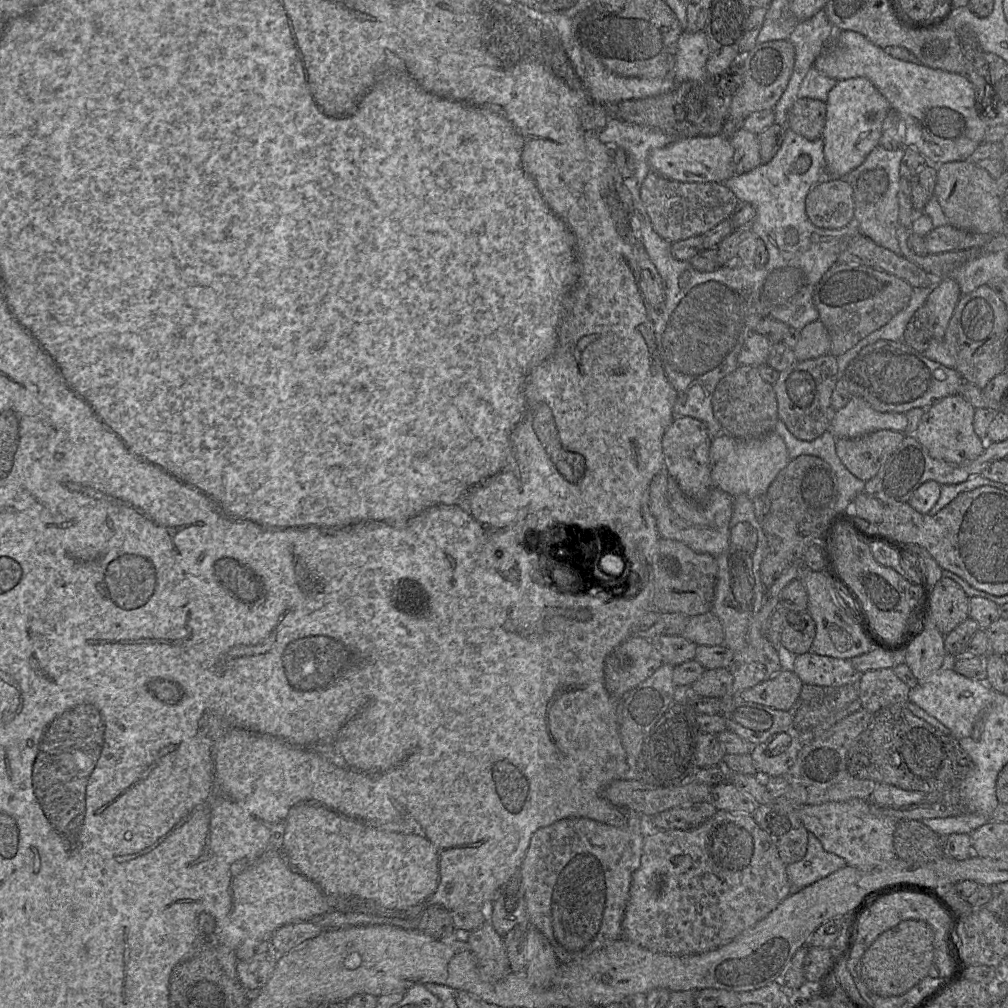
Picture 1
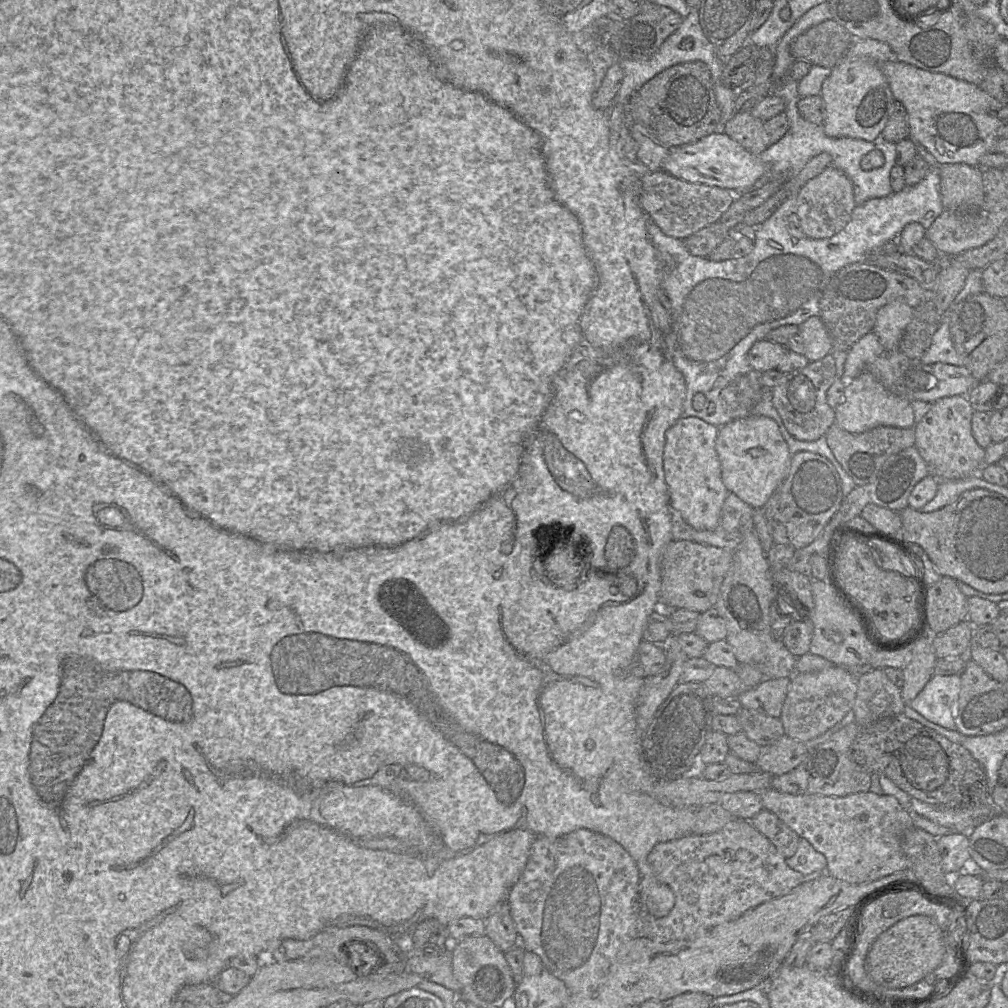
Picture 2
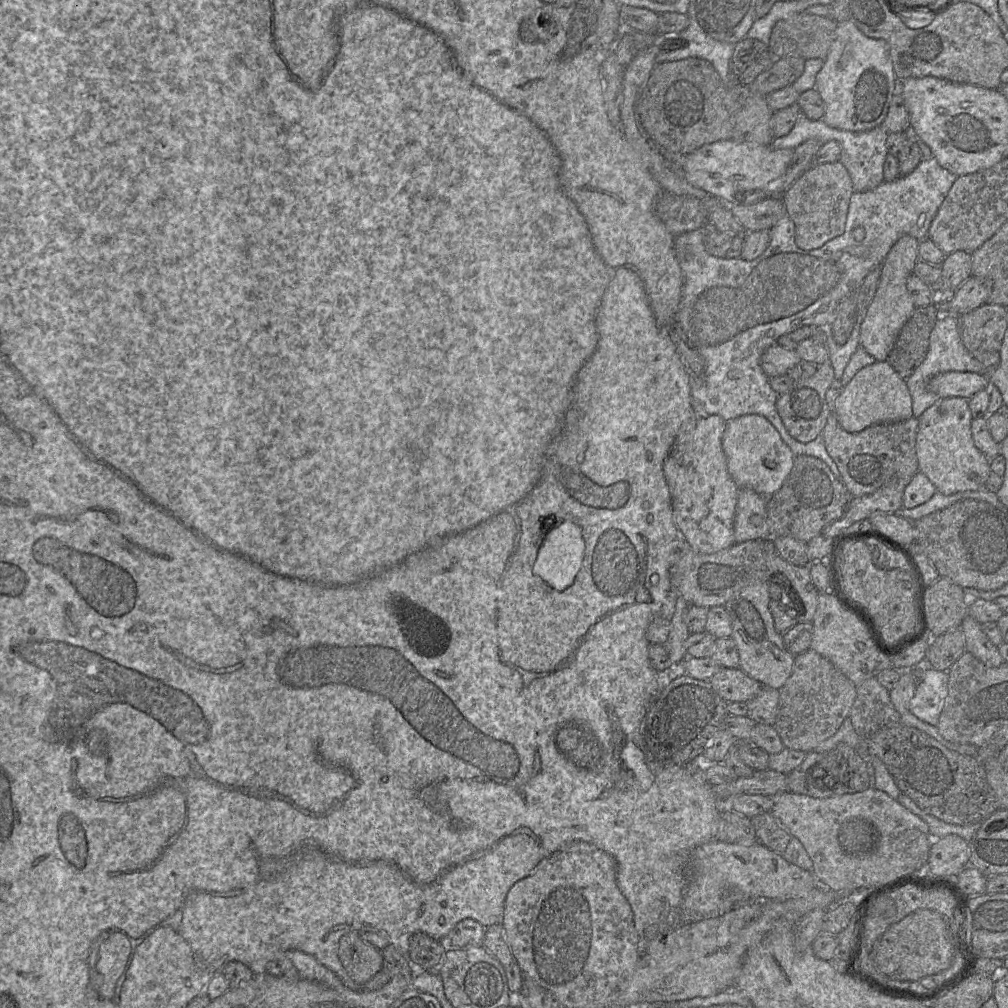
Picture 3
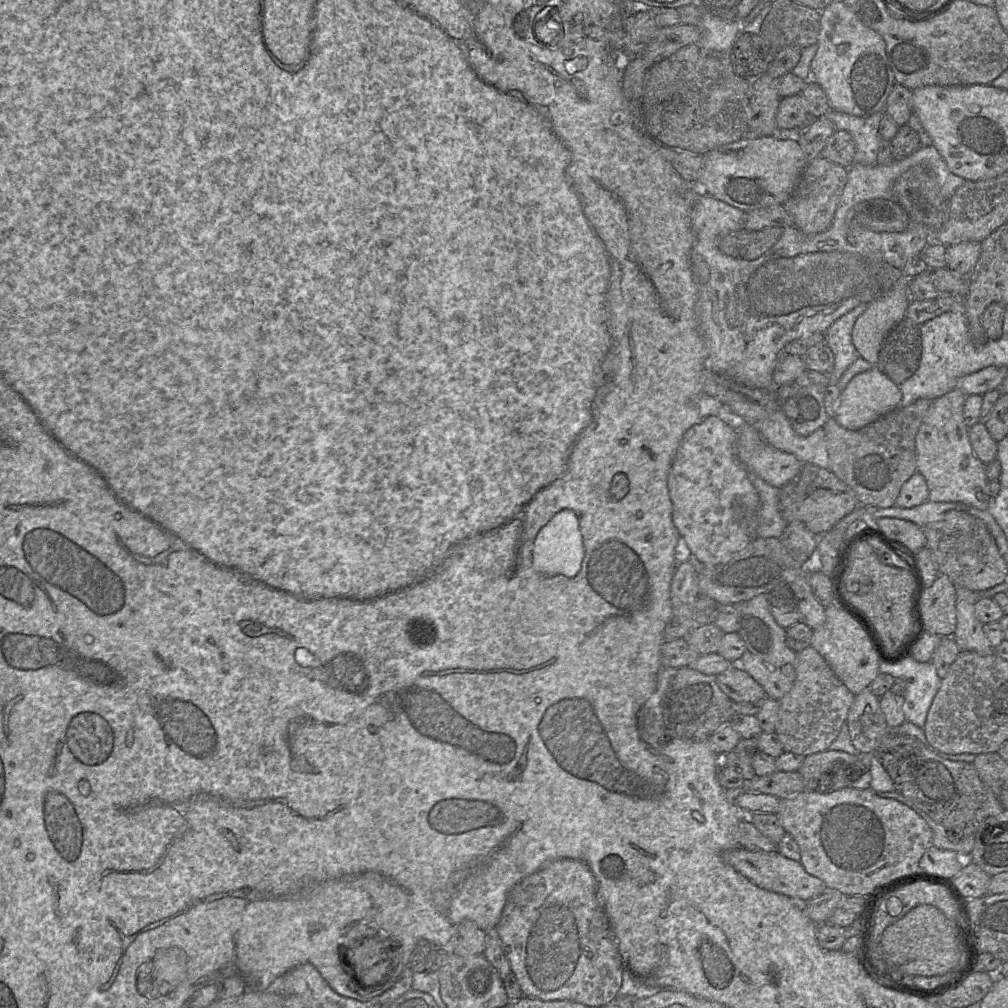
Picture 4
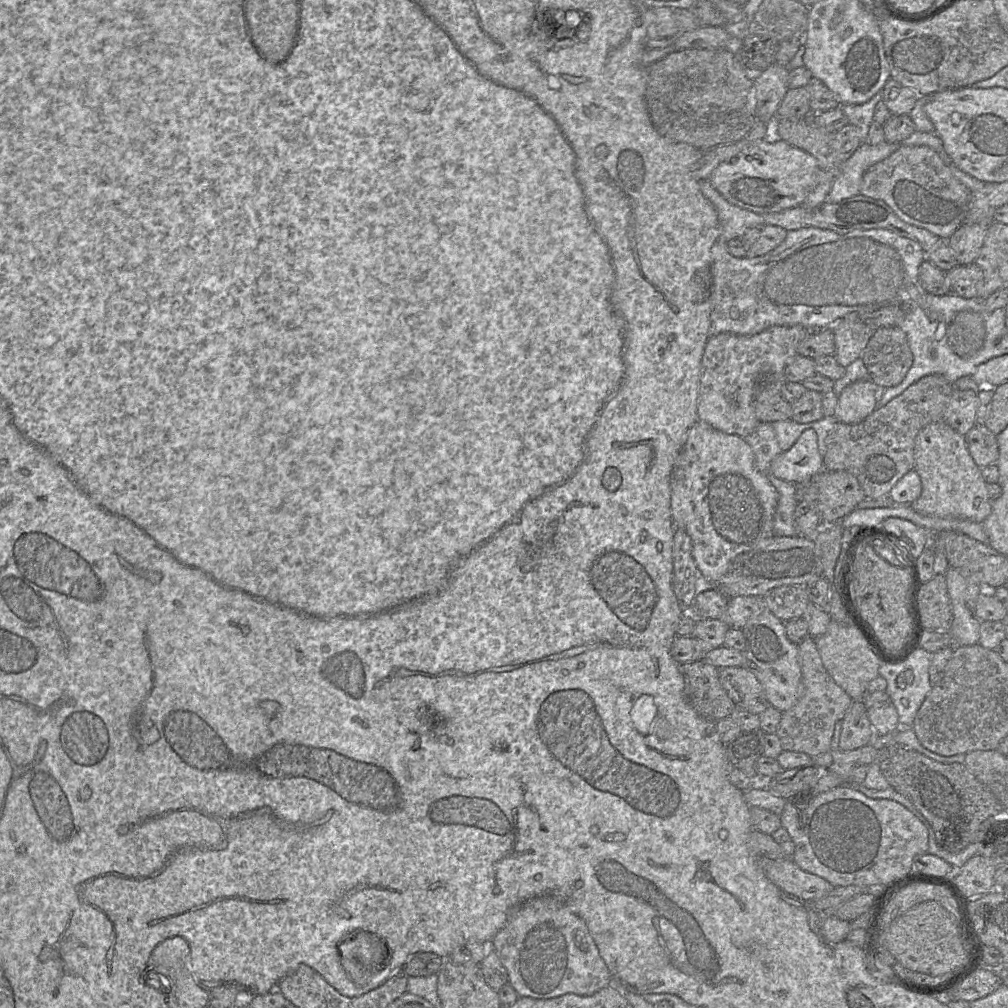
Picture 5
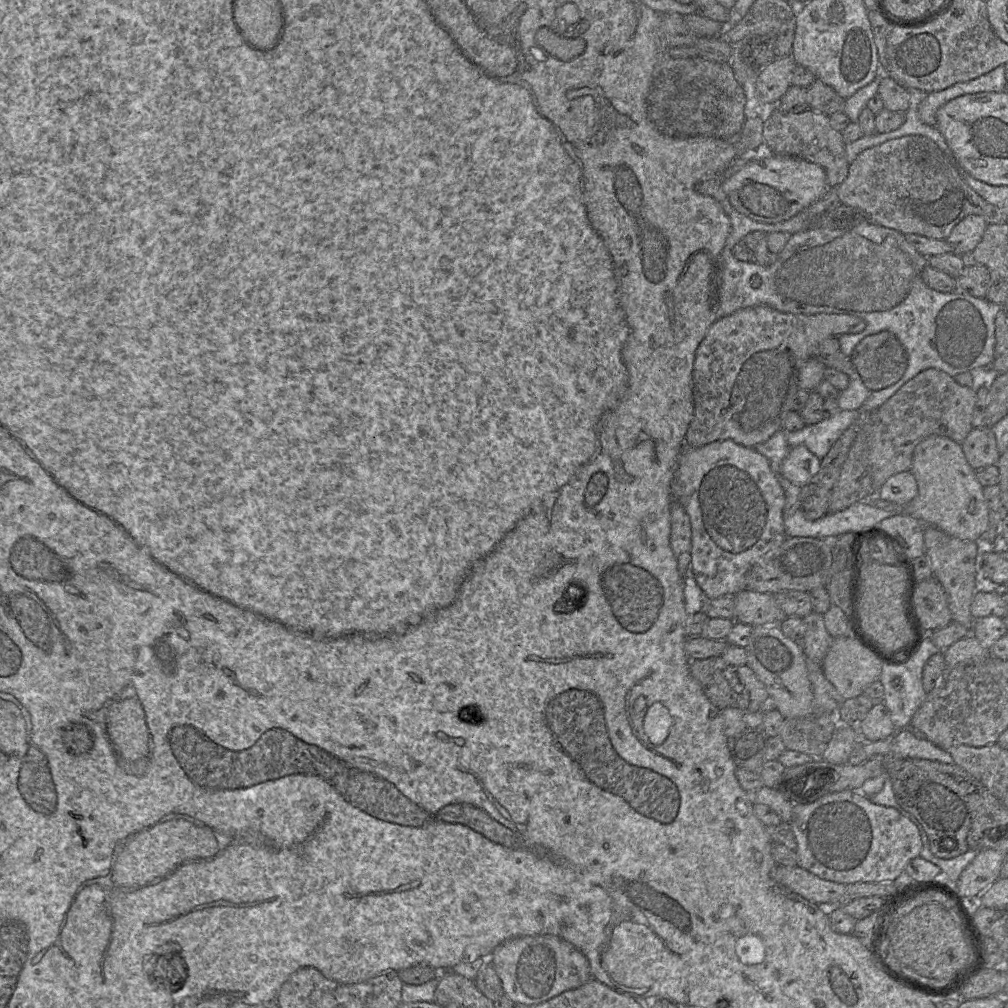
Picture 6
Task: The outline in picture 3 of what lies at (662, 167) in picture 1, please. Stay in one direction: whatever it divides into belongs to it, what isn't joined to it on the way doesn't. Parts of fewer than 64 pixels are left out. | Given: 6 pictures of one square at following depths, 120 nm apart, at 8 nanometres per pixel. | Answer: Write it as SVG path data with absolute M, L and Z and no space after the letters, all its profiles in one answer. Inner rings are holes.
M733 139L720 140L685 155L682 168L690 184L727 205L751 205L769 197L770 183L784 174L793 154L793 149L773 149L770 145L763 146Z

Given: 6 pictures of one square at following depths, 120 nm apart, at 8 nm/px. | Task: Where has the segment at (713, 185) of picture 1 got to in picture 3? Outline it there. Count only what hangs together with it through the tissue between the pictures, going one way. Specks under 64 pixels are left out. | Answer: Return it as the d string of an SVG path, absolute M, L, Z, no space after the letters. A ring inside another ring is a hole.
M665 190L658 195L654 212L674 237L697 230L708 222L707 211L700 200Z

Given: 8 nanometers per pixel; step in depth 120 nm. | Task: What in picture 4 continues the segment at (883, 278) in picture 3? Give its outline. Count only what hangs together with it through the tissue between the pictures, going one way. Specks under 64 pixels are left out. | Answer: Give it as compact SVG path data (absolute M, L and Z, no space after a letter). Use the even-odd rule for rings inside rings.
M903 274L885 293L874 299L856 320L852 330L852 341L859 356L871 364L878 359L881 345L887 334L906 317L907 308L911 302L910 281L908 275Z

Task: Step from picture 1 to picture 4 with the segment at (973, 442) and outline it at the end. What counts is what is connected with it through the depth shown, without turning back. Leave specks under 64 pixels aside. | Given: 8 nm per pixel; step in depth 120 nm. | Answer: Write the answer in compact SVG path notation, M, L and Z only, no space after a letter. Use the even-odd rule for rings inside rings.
M955 388L950 392L932 401L916 435L916 470L924 477L926 481L928 487L928 500L933 502L959 502L959 503L964 503L973 506L979 510L987 510L989 502L991 500L990 491L988 488L989 480L985 474L985 464L983 464L975 456L969 440L969 434L968 434L969 428L966 426L963 417L963 406L964 406L965 398L966 395L961 390Z

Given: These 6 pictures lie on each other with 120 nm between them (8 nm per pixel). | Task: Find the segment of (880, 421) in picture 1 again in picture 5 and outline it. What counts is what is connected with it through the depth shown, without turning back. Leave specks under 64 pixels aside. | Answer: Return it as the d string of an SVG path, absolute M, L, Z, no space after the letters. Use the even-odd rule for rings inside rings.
M860 380L848 385L838 397L835 418L844 424L858 424L876 410L876 391L871 380Z

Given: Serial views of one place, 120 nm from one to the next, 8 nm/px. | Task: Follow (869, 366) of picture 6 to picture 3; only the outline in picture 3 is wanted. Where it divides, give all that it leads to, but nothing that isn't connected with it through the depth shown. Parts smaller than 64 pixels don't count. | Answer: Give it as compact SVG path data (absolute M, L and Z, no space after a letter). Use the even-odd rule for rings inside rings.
M936 302L927 307L916 307L900 330L887 362L902 379L908 379L926 358L929 351L930 334L941 316L942 309Z

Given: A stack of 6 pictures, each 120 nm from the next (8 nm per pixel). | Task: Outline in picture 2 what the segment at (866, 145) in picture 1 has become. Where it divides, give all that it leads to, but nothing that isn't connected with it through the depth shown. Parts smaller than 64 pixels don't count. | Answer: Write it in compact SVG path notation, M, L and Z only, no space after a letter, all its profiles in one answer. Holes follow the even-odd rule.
M853 39L842 60L824 80L820 97L825 107L824 133L872 141L881 135L895 101L880 64L895 59L888 44L874 39Z

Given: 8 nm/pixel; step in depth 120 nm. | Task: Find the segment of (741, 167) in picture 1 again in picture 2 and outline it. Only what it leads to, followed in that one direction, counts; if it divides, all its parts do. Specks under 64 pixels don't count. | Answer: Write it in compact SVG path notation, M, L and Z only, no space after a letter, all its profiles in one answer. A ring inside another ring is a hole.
M750 111L737 112L724 126L724 134L755 156L767 149L764 122Z

